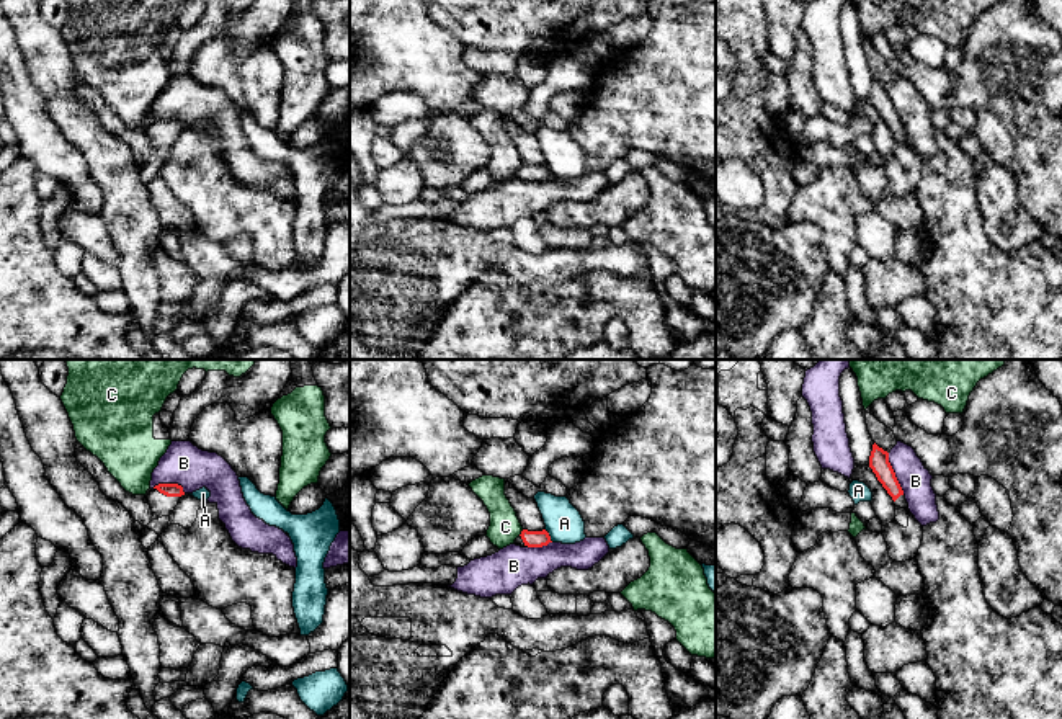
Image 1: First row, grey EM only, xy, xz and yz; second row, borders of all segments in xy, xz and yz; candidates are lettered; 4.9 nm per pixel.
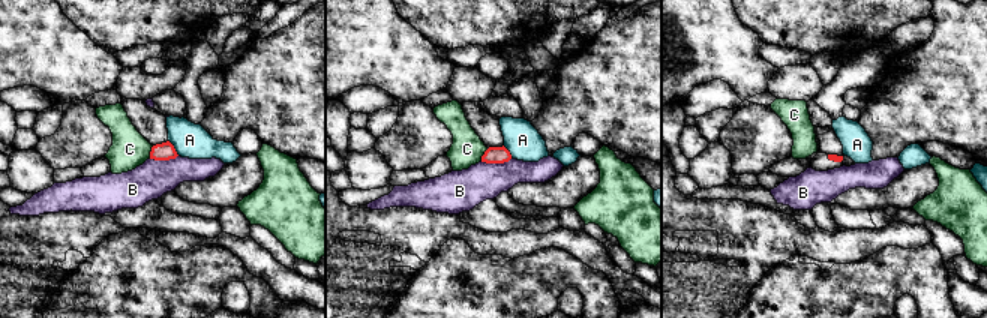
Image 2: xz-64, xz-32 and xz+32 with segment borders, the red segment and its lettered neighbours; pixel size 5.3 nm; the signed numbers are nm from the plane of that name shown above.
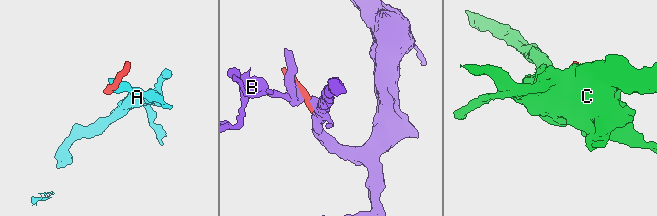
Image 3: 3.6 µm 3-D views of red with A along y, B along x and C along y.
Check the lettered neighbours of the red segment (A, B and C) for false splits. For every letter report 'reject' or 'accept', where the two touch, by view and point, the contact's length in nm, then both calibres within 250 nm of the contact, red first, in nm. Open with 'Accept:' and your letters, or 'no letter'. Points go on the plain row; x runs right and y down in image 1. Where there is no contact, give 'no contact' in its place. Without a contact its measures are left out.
Accept: no letter
A: reject; contact xz (549, 170); length 80 nm; calibres 80 and 190 nm
B: reject; contact yz (894, 108); length 220 nm; calibres 100 and 160 nm
C: reject; contact xz (522, 167); length 40 nm; calibres 80 and 150 nm

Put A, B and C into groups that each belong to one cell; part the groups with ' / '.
A / B / C

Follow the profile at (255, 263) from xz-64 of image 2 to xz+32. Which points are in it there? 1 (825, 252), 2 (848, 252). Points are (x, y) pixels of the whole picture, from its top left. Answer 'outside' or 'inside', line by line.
1: inside
2: inside

